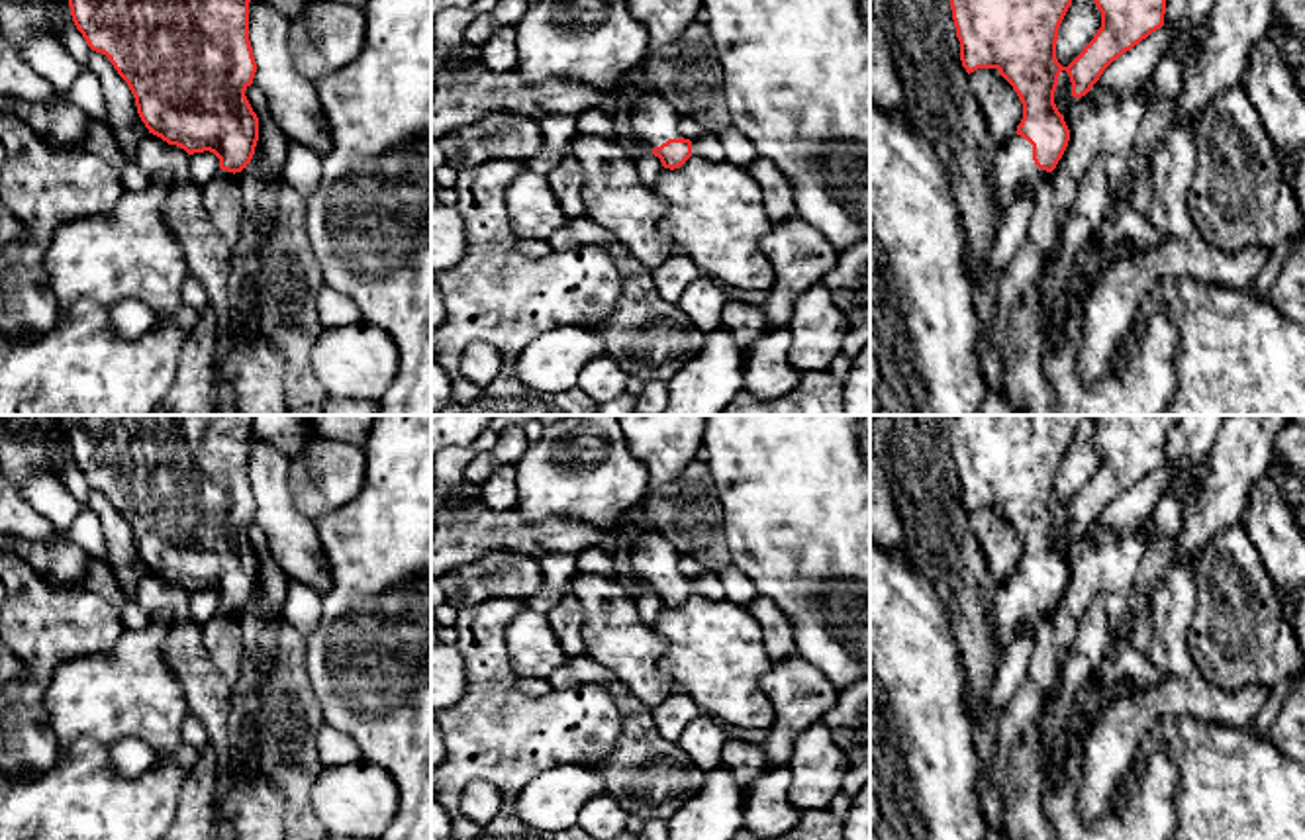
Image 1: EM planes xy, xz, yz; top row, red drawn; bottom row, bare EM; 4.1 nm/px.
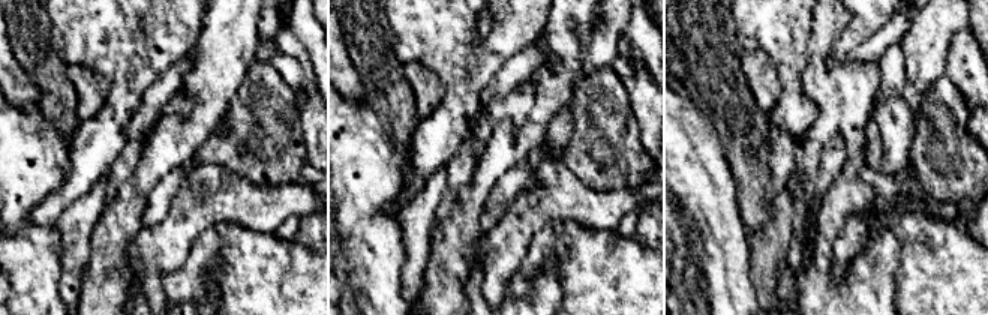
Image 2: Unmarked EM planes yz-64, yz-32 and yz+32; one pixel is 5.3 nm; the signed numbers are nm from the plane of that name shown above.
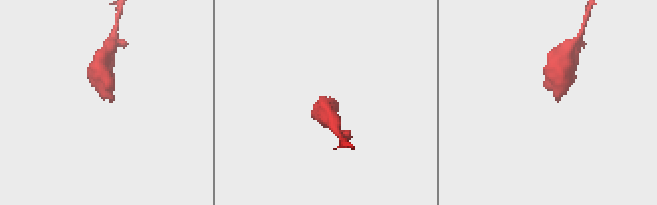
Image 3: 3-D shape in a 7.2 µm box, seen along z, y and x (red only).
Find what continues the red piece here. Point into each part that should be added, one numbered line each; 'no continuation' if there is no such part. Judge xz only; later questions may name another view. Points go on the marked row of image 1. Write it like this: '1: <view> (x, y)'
1: xz (655, 122)

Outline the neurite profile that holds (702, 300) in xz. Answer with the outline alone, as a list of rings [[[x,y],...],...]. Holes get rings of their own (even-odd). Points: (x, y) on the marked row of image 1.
[[[701,274],[678,298],[676,305],[705,333],[723,325],[725,294]]]

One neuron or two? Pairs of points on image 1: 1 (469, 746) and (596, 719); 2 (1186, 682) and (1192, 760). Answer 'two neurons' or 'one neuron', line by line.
1: one neuron
2: two neurons

